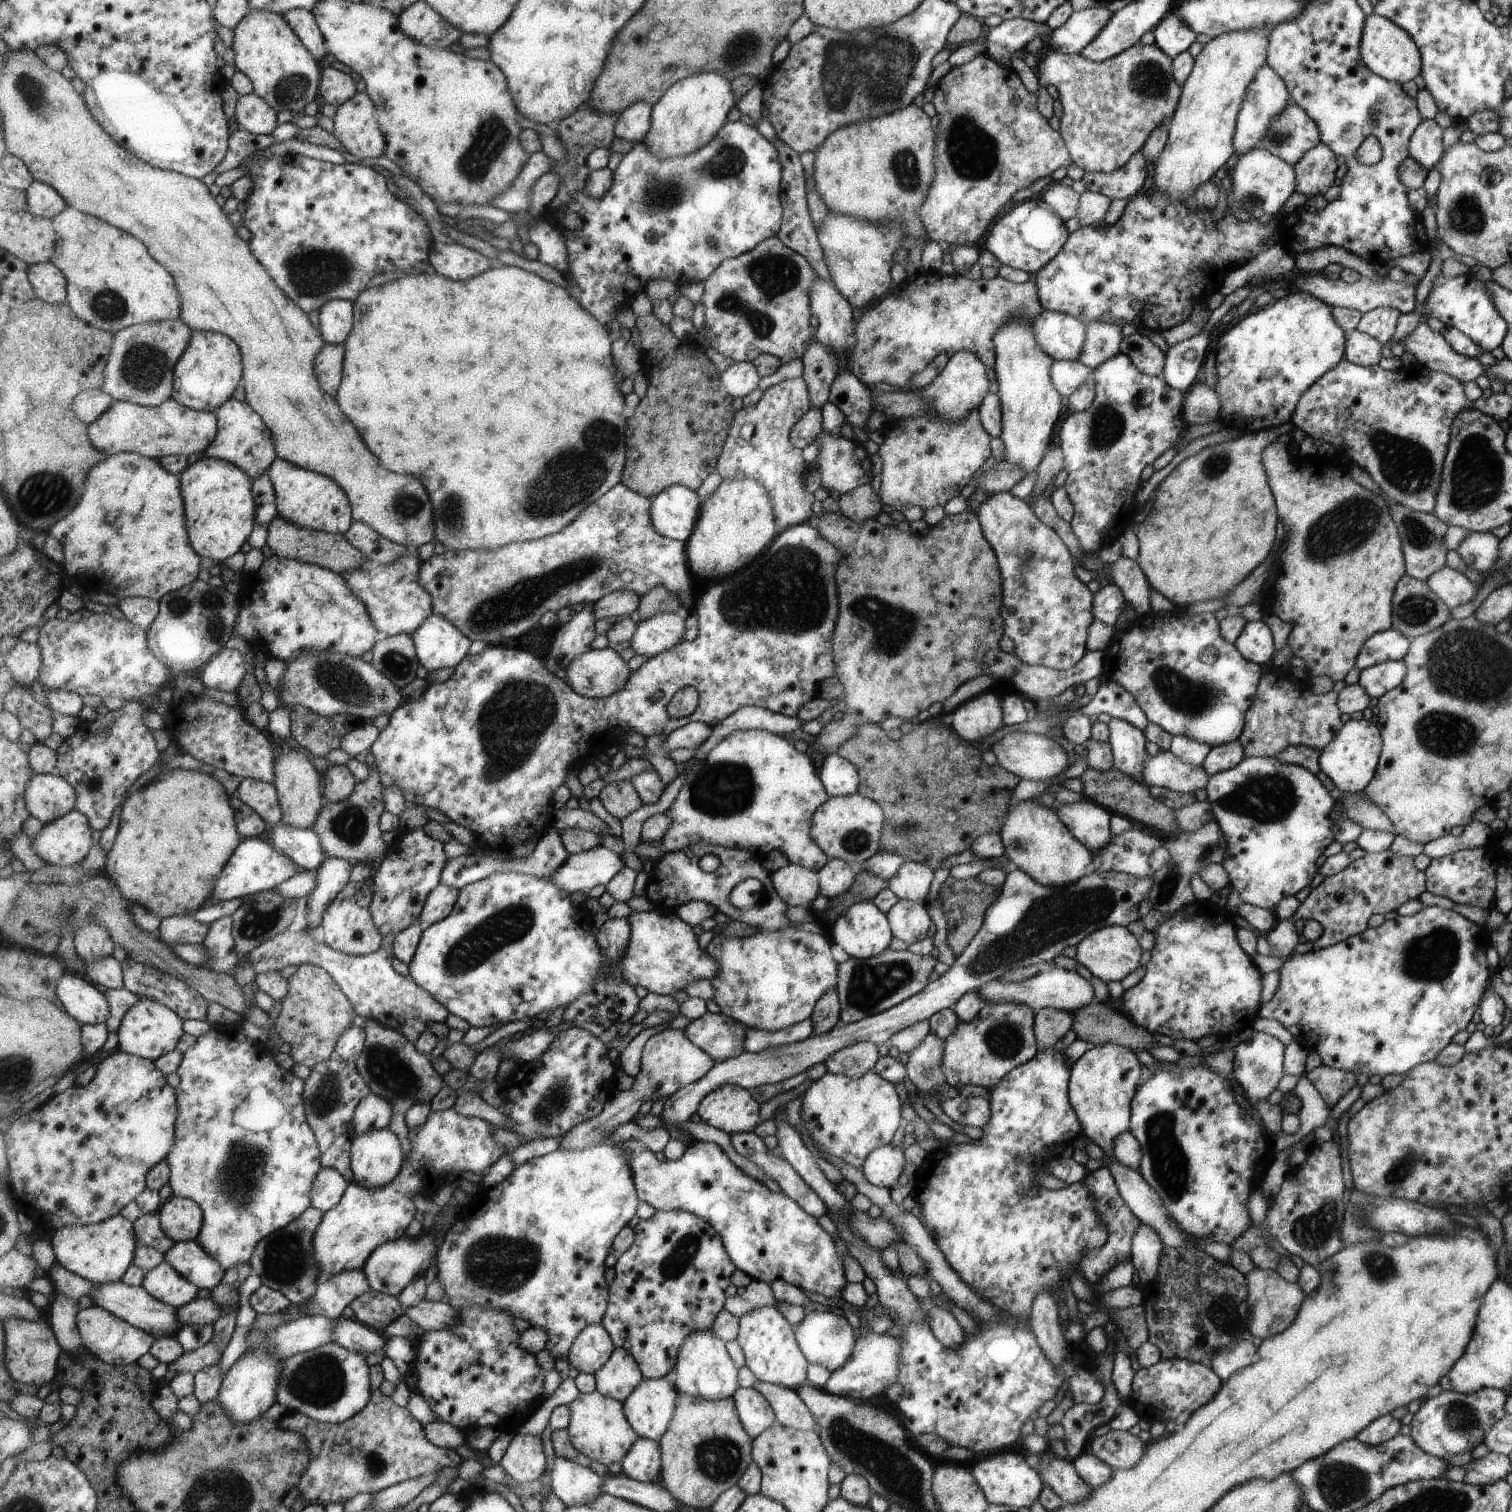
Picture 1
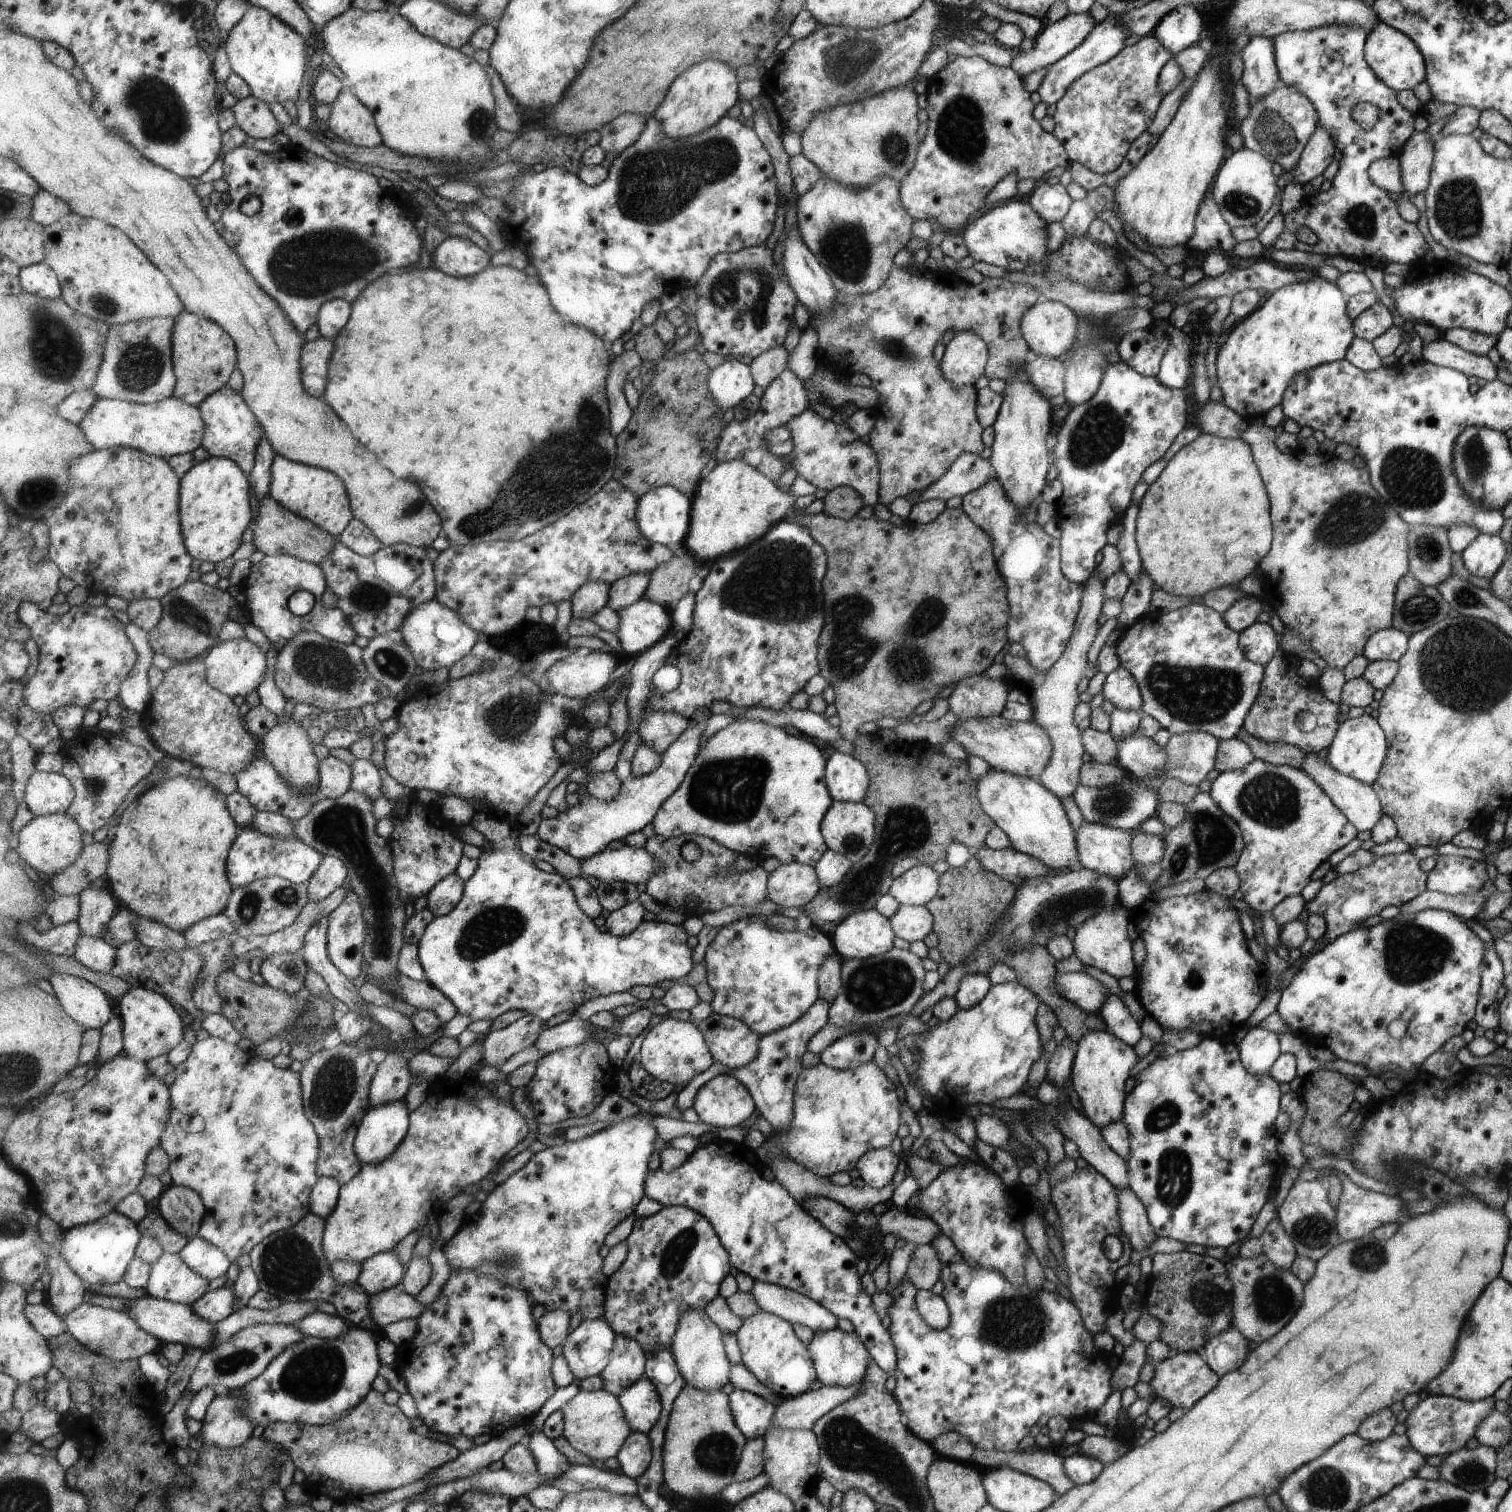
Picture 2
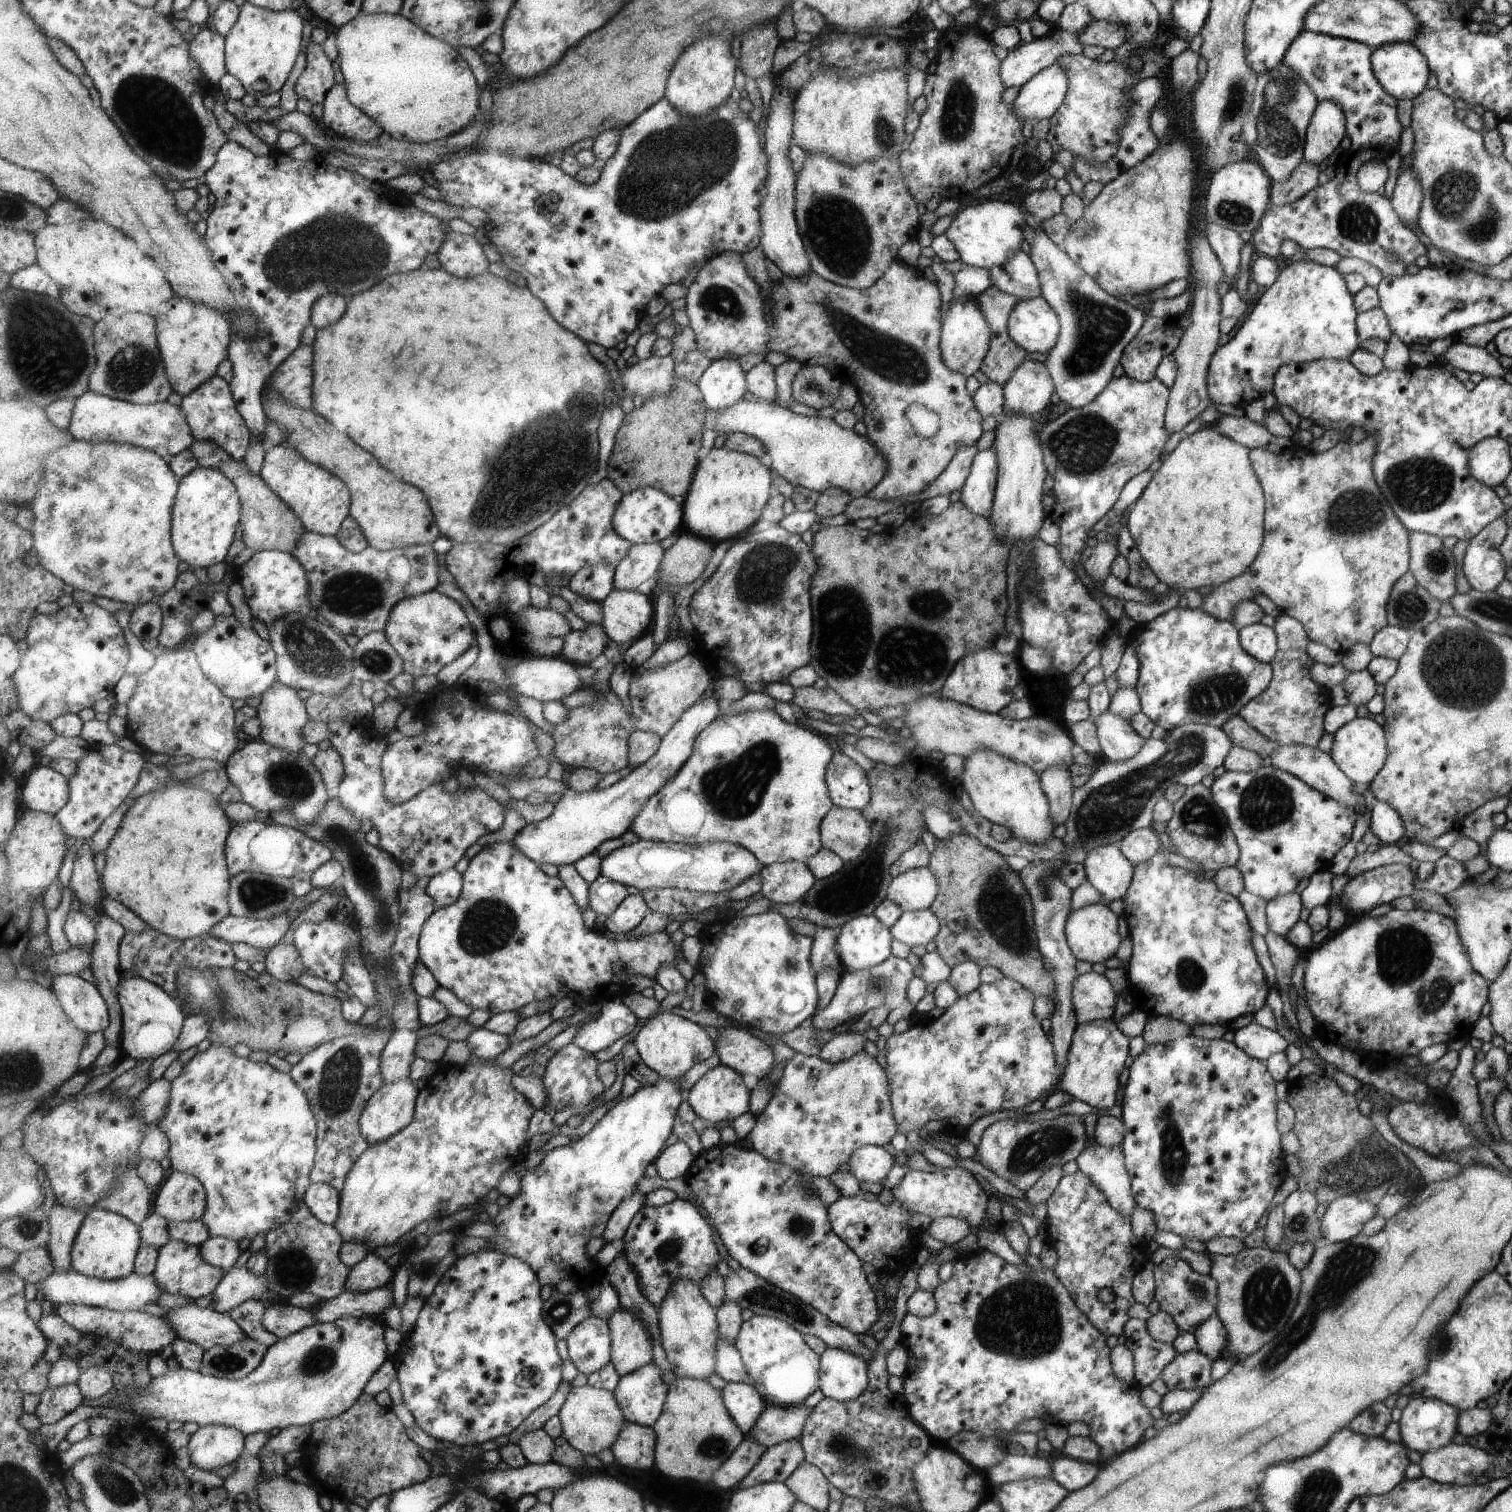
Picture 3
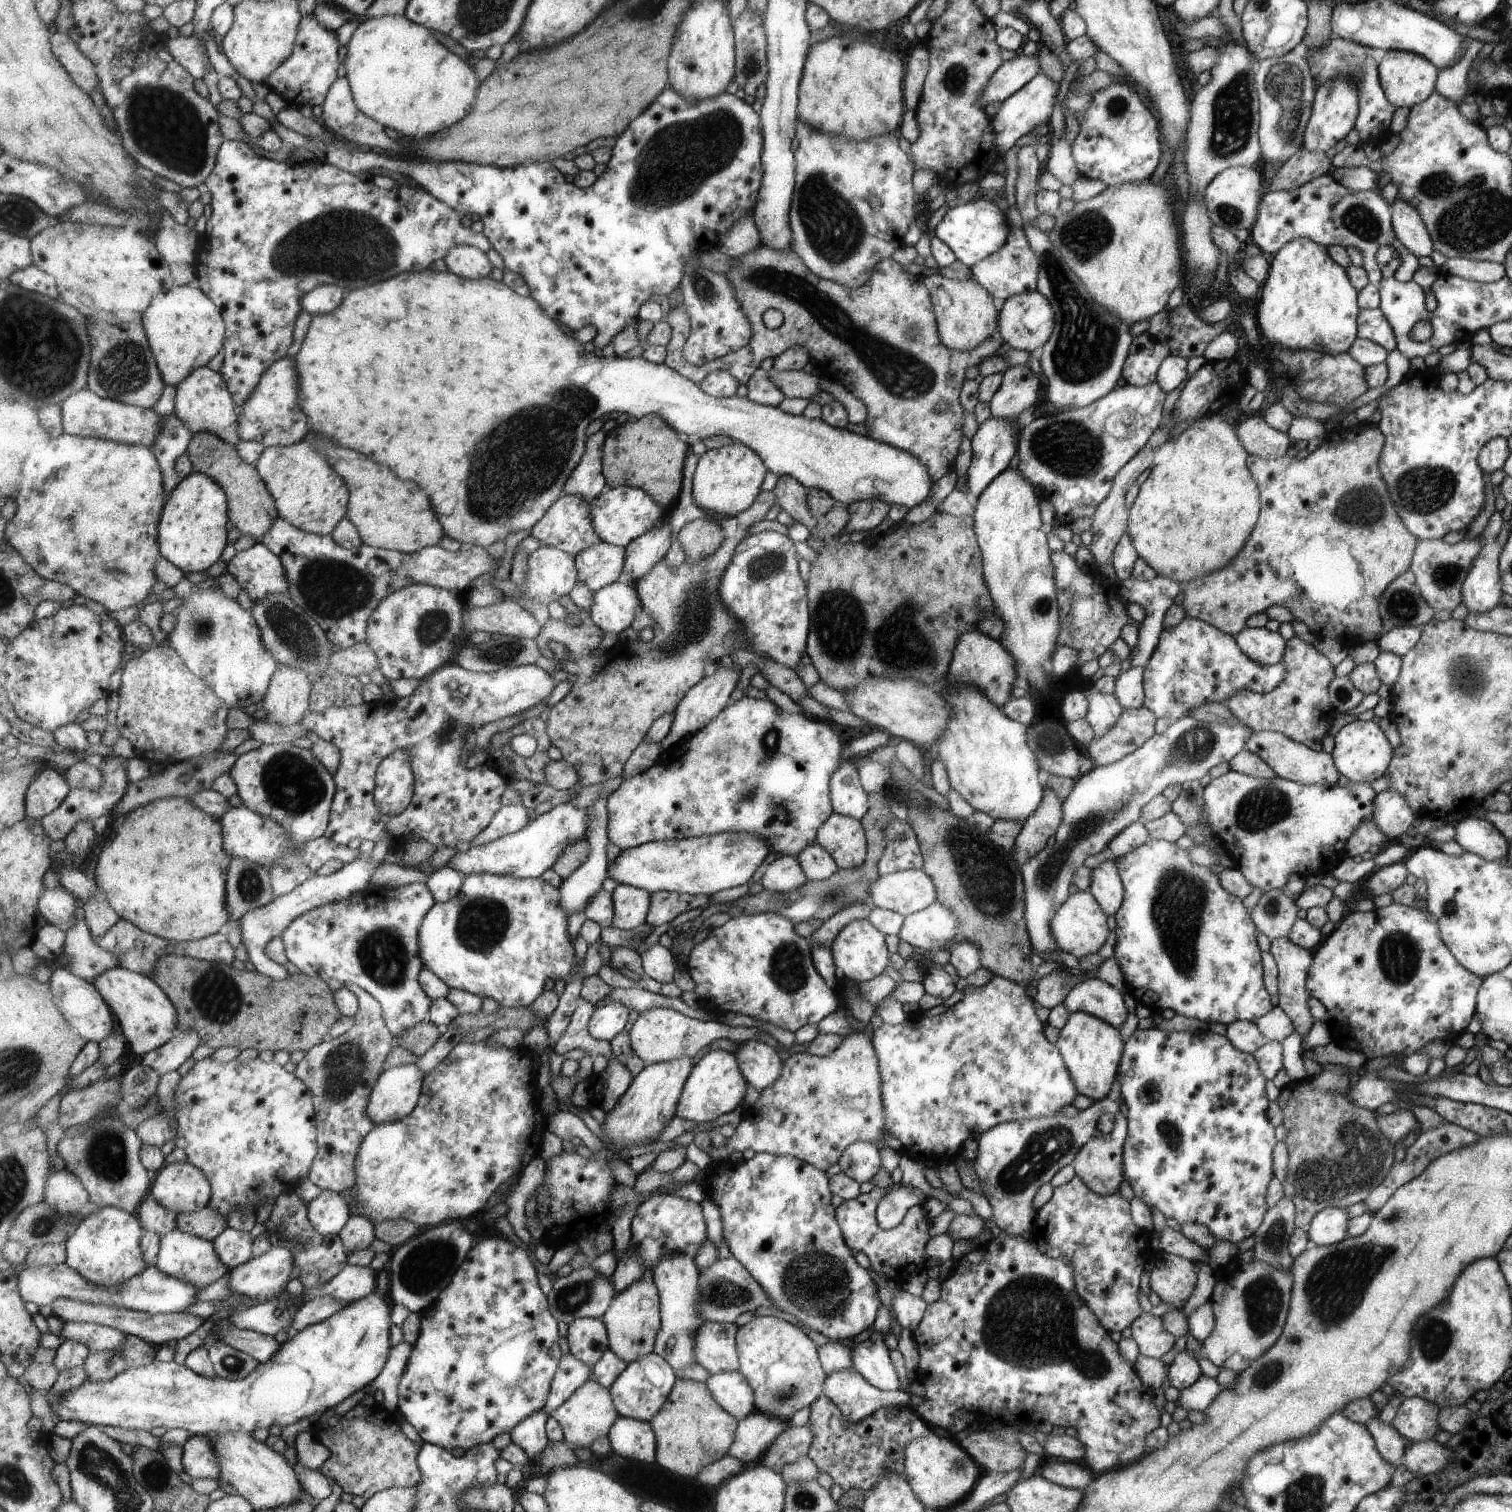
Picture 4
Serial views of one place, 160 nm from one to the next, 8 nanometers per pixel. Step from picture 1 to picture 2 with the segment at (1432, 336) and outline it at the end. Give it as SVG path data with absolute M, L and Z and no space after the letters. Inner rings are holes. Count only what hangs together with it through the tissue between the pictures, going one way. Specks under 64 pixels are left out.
M1440 336L1423 344L1421 348L1422 361L1430 364L1446 367L1458 372L1464 376L1475 376L1490 382L1497 376L1497 366L1493 365L1486 356L1466 352L1449 342L1446 342Z

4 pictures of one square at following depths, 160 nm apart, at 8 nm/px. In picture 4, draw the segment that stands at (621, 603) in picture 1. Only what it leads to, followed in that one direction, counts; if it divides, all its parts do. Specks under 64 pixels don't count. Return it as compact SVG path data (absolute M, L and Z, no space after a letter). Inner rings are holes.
M657 526L629 543L625 549L624 567L619 582L636 587L637 583L663 561L671 546L673 528Z

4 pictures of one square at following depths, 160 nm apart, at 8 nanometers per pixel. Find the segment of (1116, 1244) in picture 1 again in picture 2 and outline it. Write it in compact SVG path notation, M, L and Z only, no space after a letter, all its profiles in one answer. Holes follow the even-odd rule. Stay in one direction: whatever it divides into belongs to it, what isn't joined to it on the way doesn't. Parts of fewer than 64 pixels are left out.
M1080 1163L1071 1178L1067 1178L1067 1180L1063 1180L1063 1182L1059 1182L1059 1184L1055 1184L1051 1188L1049 1198L1052 1208L1057 1212L1061 1222L1060 1233L1063 1245L1063 1259L1067 1270L1067 1289L1070 1294L1070 1303L1078 1310L1087 1332L1091 1332L1092 1335L1099 1334L1105 1328L1103 1322L1105 1322L1105 1318L1108 1318L1107 1310L1113 1308L1113 1306L1105 1306L1105 1304L1113 1302L1117 1298L1117 1292L1103 1292L1103 1290L1111 1290L1111 1288L1117 1286L1113 1272L1119 1266L1127 1264L1129 1262L1129 1254L1131 1254L1130 1241L1127 1239L1126 1234L1122 1232L1122 1226L1119 1224L1118 1190L1097 1169ZM1108 1235L1115 1235L1121 1242L1121 1256L1117 1260L1113 1260L1113 1262L1107 1260L1101 1250L1102 1241Z

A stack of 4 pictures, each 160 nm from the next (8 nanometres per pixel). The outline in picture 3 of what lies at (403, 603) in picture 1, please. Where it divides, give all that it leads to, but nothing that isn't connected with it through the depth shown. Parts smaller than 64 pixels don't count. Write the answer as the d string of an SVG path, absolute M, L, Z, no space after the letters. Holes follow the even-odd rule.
M305 532L298 546L291 552L307 569L310 597L320 610L322 620L332 624L341 634L354 634L359 639L375 631L383 631L390 620L391 611L407 597L435 591L439 586L439 554L431 544L409 545L400 549L379 550L369 545L360 553L345 548L337 536Z

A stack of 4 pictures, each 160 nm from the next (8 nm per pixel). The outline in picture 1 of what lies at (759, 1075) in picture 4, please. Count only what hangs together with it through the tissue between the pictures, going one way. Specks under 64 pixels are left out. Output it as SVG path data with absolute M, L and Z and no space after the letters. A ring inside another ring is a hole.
M707 1012L702 1018L691 1021L684 1030L687 1032L687 1038L695 1042L716 1062L738 1057L746 1051L748 1028L721 1012Z

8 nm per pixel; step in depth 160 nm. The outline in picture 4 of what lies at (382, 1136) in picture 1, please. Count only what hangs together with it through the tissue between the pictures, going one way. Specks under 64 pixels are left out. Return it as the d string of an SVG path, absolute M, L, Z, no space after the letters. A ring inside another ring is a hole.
M416 1062L383 1071L367 1107L374 1124L394 1123L409 1116L418 1107L426 1076Z

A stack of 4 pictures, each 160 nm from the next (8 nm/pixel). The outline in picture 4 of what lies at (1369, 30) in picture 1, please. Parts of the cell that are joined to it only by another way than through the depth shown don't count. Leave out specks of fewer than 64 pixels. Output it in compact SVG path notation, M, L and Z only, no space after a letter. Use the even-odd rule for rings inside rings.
M1395 49L1385 51L1378 62L1378 80L1381 82L1387 100L1396 107L1409 109L1414 104L1425 100L1434 91L1437 75L1436 66L1427 60L1427 57L1419 56L1414 52Z

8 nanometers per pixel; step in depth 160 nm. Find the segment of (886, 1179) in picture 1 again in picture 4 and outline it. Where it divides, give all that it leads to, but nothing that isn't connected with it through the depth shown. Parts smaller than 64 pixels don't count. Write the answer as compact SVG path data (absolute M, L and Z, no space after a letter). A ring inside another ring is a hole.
M865 1141L851 1143L839 1155L837 1163L845 1176L852 1178L859 1184L870 1181L881 1166L881 1160L879 1160L875 1146L871 1146L870 1142Z

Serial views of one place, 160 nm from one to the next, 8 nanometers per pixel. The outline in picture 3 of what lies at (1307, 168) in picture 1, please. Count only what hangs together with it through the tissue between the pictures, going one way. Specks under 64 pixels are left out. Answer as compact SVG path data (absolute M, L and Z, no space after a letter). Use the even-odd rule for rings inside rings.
M1320 100L1306 131L1302 160L1313 166L1323 162L1345 136L1346 113L1333 101Z

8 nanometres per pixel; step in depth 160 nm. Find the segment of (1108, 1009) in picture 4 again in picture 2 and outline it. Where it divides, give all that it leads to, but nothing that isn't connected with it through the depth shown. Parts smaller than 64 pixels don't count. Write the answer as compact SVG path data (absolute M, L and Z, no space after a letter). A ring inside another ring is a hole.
M1084 972L1059 974L1055 982L1066 1000L1087 1014L1098 1014L1101 1004L1110 995L1105 986Z

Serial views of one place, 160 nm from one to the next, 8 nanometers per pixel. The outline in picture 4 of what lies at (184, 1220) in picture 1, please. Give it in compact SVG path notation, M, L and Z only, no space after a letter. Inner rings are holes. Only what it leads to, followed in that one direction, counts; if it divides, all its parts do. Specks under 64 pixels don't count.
M176 1162L164 1166L154 1180L149 1194L153 1195L159 1204L171 1209L178 1215L194 1213L209 1206L212 1197L212 1184L210 1178L196 1166L189 1163Z

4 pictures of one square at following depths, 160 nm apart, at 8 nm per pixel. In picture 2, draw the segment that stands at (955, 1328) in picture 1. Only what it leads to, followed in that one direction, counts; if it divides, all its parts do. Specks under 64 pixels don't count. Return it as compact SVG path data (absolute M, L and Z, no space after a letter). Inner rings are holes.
M916 1289L914 1295L915 1312L930 1328L943 1330L950 1320L949 1308L942 1297L930 1289Z

